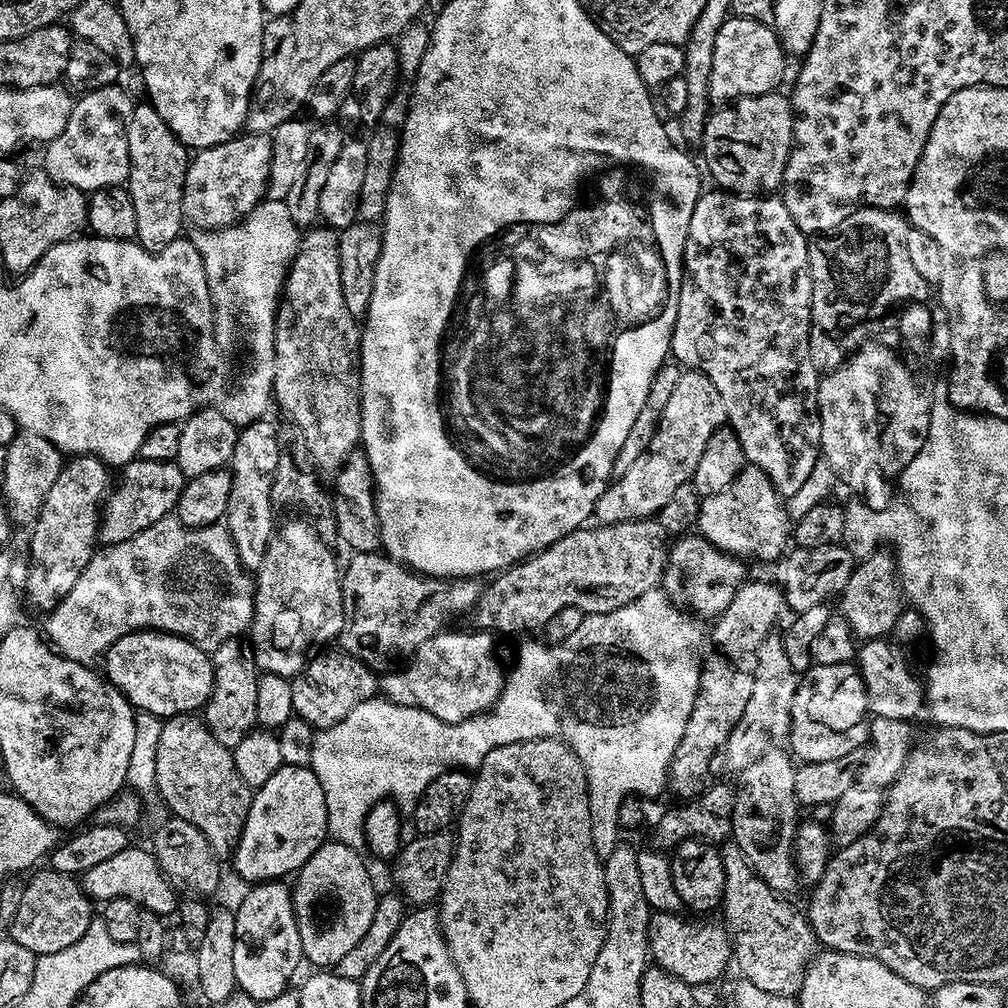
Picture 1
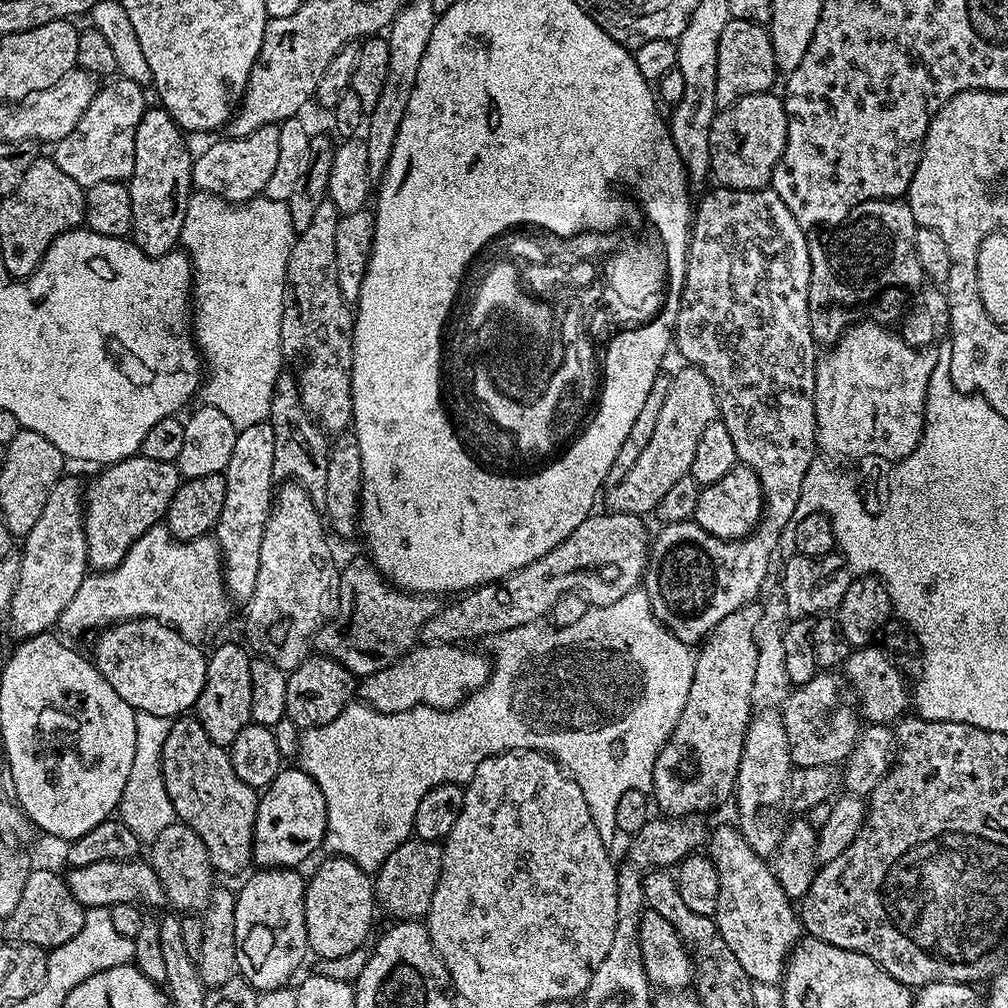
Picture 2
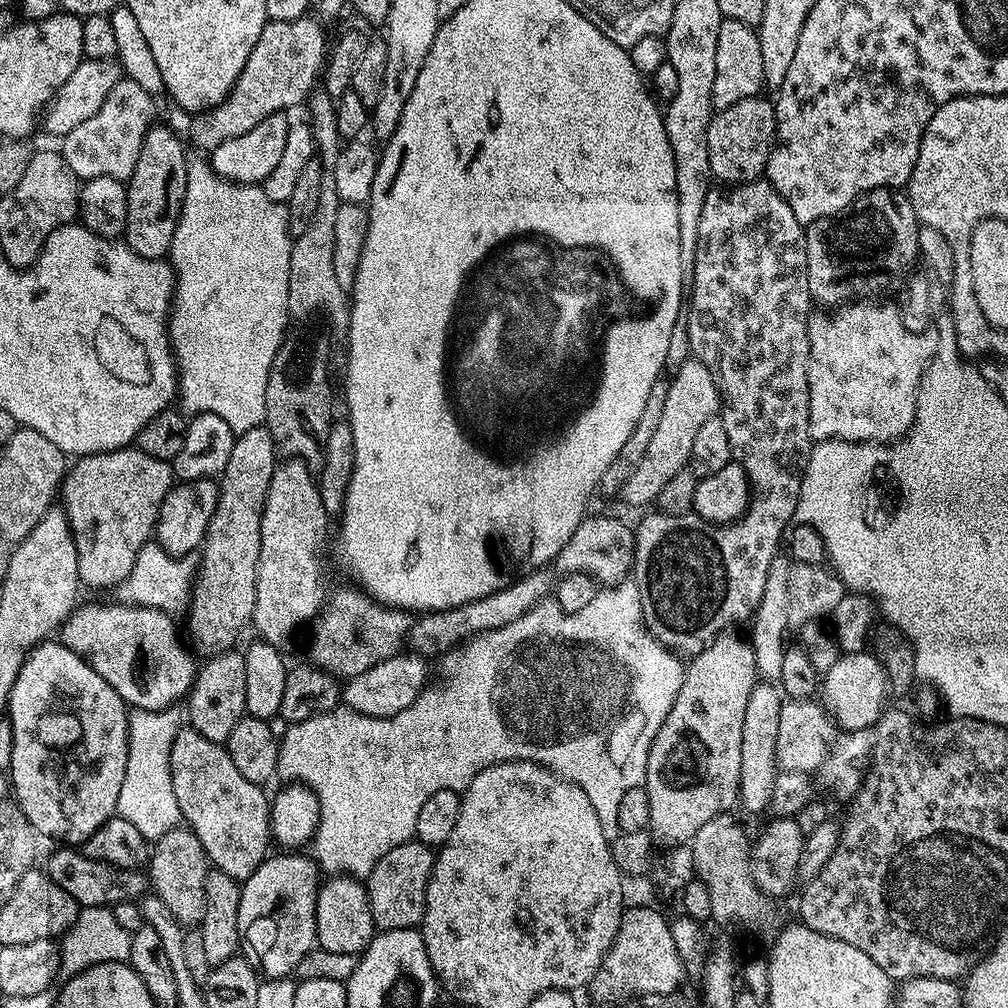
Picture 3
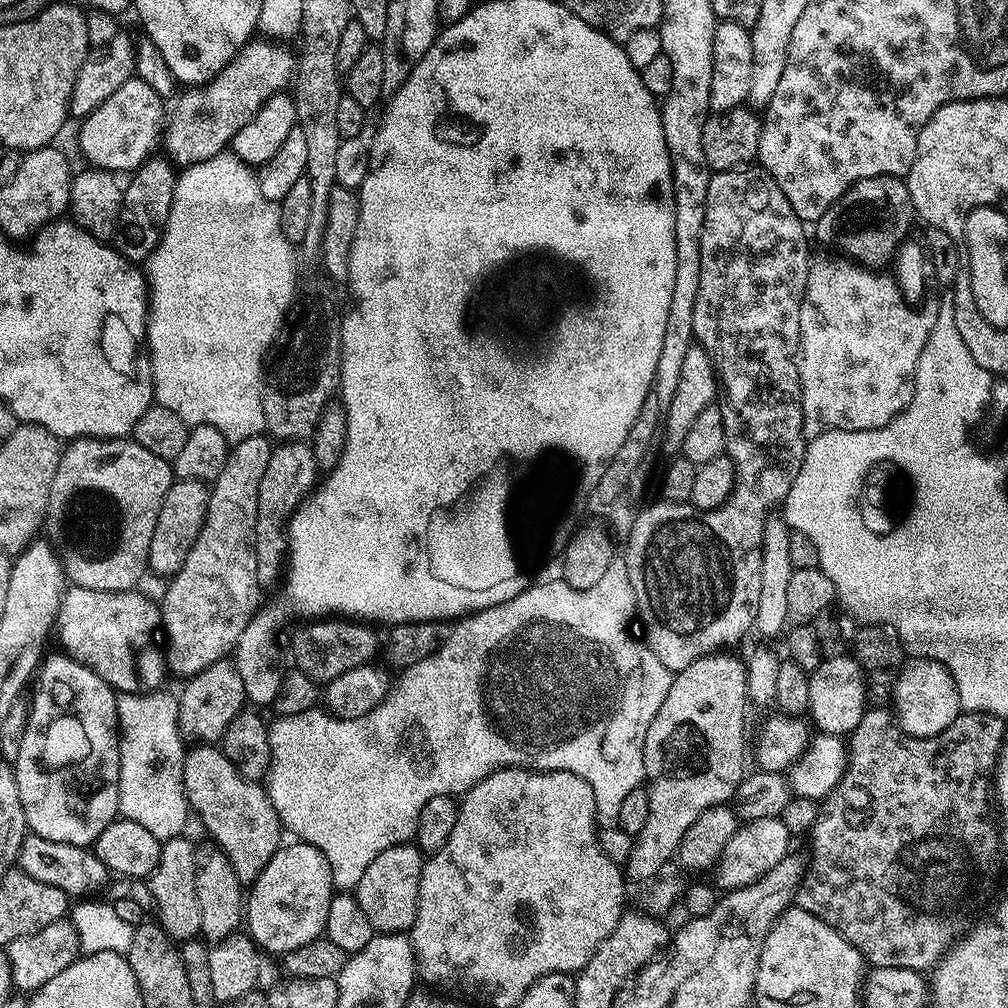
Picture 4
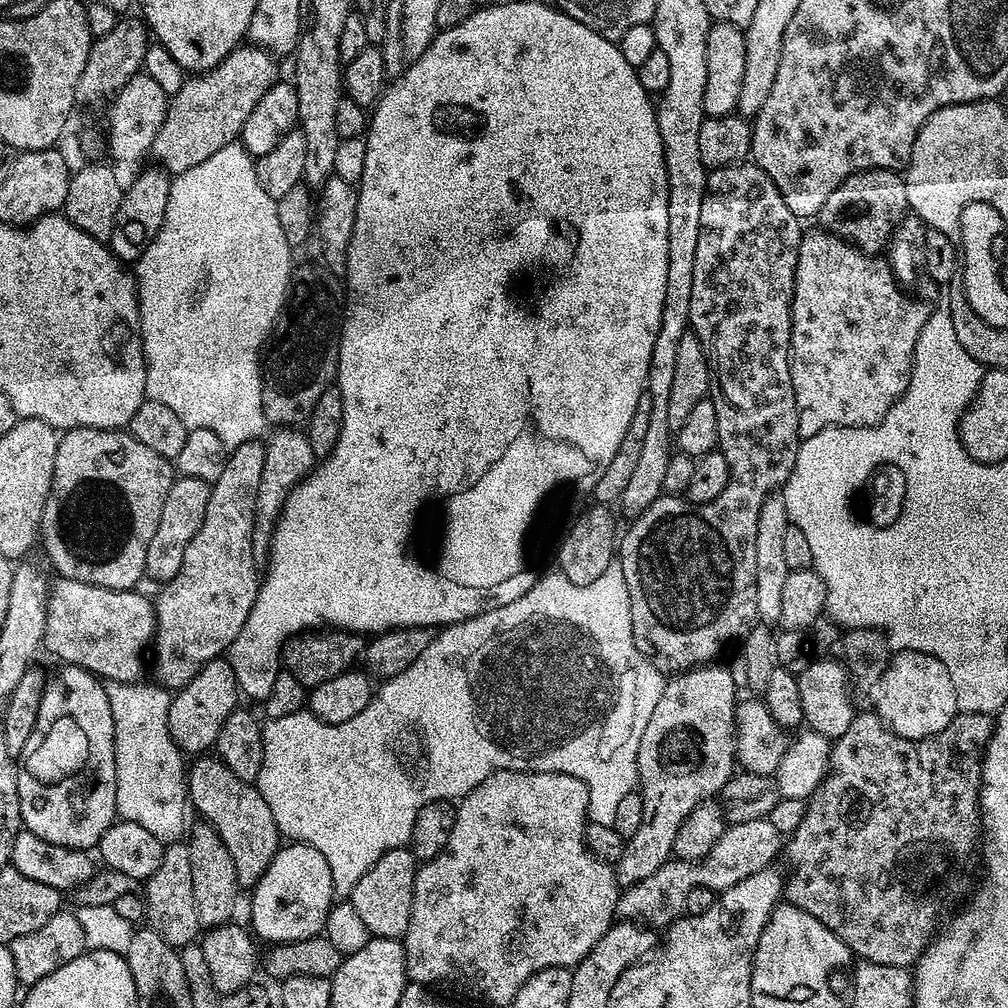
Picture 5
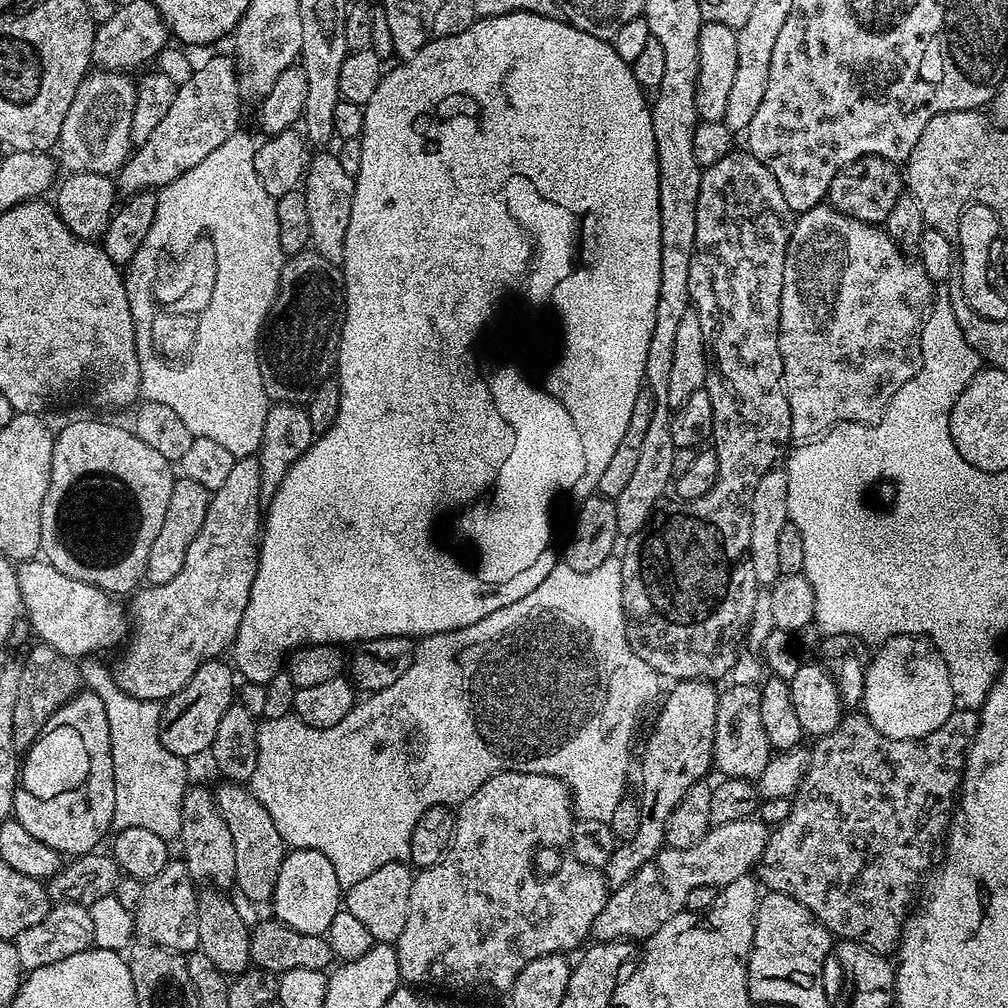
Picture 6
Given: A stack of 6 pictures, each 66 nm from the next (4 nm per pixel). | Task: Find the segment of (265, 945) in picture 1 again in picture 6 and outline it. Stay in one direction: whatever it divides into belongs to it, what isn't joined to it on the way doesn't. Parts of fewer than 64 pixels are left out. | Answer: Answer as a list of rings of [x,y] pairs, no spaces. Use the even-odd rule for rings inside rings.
[[[292,848],[278,870],[270,908],[276,911],[275,919],[302,934],[325,935],[330,922],[334,922],[334,914],[342,910],[342,886],[338,874],[334,874],[334,866],[330,866],[330,858],[318,850]]]

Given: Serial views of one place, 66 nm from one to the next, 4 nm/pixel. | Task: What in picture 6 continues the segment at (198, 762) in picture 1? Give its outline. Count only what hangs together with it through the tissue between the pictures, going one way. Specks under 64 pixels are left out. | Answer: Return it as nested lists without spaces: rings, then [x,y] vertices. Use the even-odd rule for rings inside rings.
[[[224,782],[221,788],[215,789],[216,805],[226,818],[226,826],[230,826],[230,838],[234,838],[234,870],[236,871],[235,891],[240,891],[248,900],[256,904],[267,905],[274,894],[274,886],[278,882],[278,870],[286,855],[286,845],[282,834],[278,834],[278,826],[274,826],[274,818],[266,814],[266,806],[258,802],[258,798],[243,783]]]

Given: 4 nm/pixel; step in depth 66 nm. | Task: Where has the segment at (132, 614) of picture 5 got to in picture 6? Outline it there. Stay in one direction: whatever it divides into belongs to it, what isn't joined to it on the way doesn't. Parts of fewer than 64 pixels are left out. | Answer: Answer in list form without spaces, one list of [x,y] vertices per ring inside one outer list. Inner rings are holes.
[[[43,558],[19,561],[16,573],[24,603],[23,615],[39,643],[48,644],[71,658],[96,658],[104,654],[100,652],[119,649],[125,643],[130,632],[130,620],[125,605],[123,608],[120,605],[123,603],[115,595],[62,574],[62,570]]]

